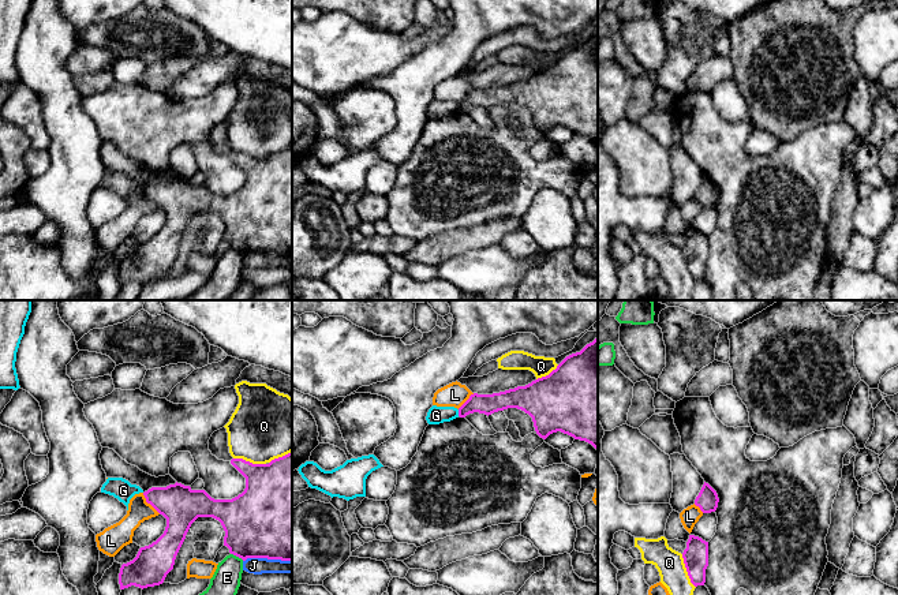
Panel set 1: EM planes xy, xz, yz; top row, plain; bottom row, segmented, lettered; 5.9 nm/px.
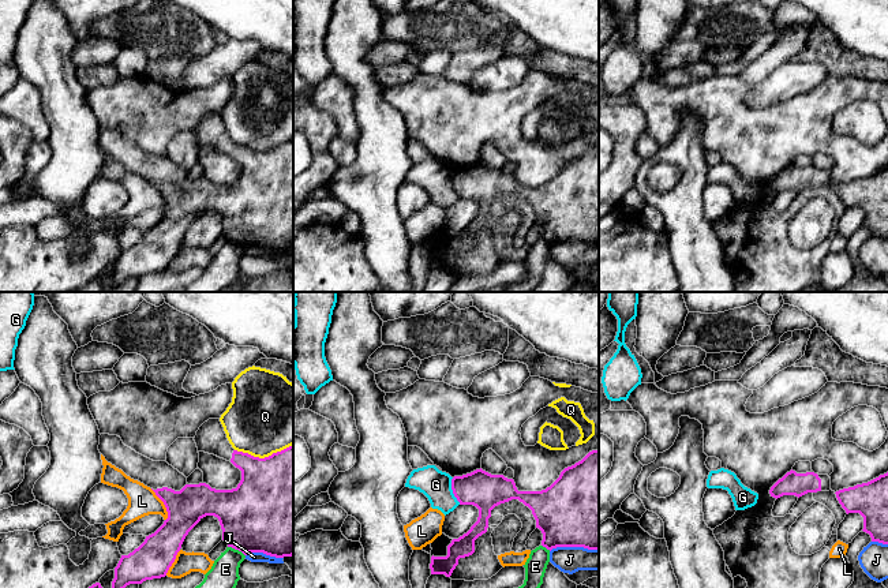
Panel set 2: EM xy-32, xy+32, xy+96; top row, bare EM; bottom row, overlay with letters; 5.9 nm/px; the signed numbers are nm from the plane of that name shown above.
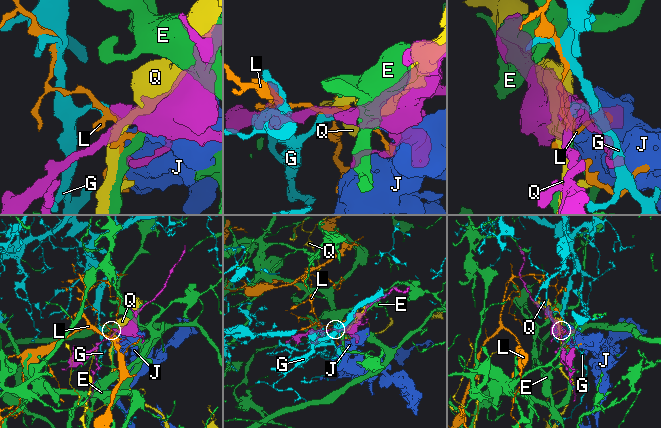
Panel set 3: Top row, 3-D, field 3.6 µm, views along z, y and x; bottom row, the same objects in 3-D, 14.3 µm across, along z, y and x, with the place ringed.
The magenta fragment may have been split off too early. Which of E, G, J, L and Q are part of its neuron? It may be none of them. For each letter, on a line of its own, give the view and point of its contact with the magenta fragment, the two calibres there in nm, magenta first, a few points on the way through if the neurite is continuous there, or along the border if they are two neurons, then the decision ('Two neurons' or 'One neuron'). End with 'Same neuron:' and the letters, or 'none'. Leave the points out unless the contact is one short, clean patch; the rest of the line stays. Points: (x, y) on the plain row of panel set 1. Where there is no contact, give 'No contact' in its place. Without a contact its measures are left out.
E: Touches magenta at xy (238, 250). Thickness 420 nm (magenta) against 170 nm. Two neurons
G: Touches magenta at xz (459, 107). Thickness 120 nm (magenta) against 110 nm. Boundary: xz (457, 104), (459, 109). Two neurons
J: Touches magenta at xy (266, 251). Thickness 500 nm (magenta) against 100 nm. Two neurons
L: Touches magenta at xy (149, 197). Thickness 240 nm (magenta) against 140 nm. Two neurons
Q: Touches magenta at yz (687, 265). Thickness 150 nm (magenta) against 160 nm. Two neurons
Same neuron: none

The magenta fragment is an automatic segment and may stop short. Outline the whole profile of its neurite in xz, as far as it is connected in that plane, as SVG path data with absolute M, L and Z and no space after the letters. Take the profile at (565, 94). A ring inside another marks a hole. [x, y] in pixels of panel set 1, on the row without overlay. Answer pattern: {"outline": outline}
{"outline": "M598 31L580 46L566 50L549 70L525 81L493 89L471 89L459 102L459 111L465 112L474 106L489 111L508 102L517 102L528 108L536 128L543 134L561 126L591 138L598 145Z"}

